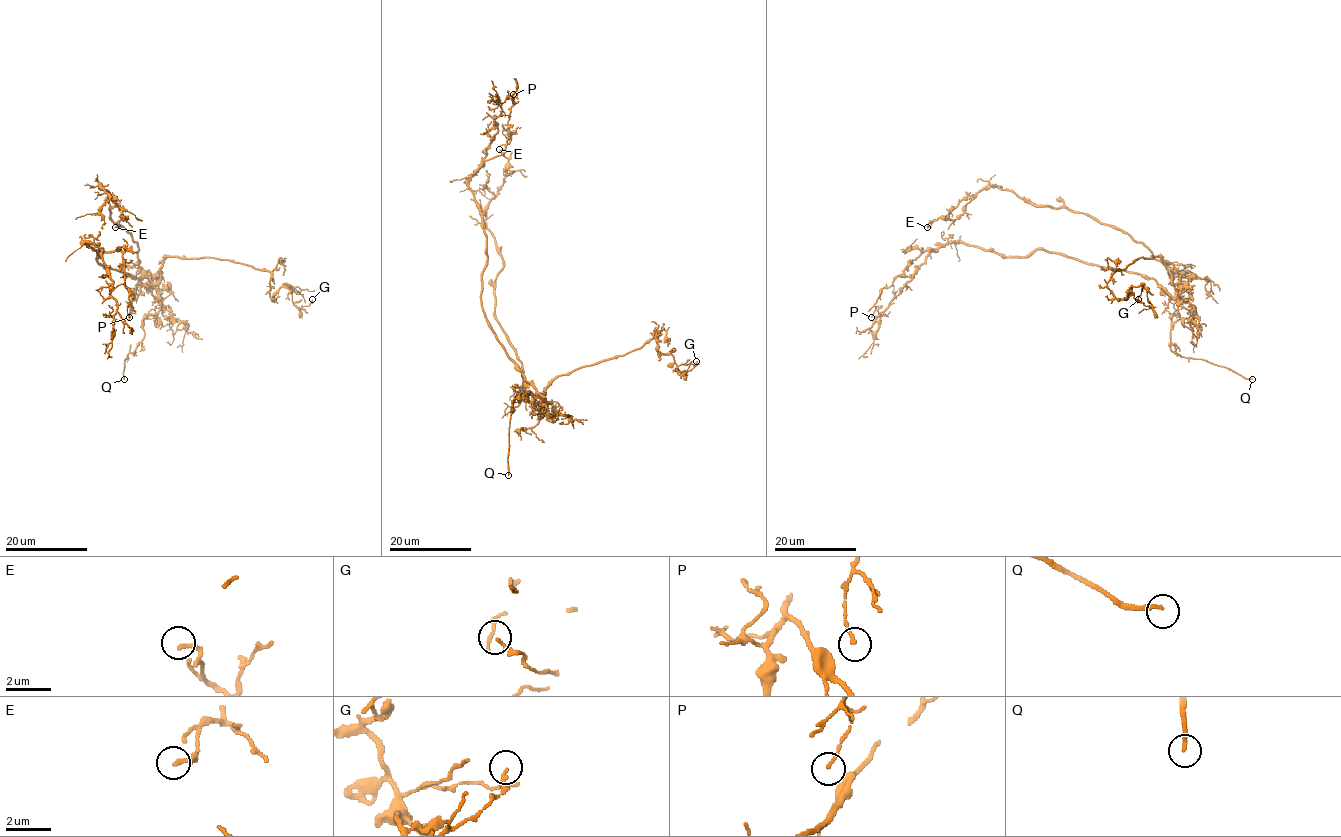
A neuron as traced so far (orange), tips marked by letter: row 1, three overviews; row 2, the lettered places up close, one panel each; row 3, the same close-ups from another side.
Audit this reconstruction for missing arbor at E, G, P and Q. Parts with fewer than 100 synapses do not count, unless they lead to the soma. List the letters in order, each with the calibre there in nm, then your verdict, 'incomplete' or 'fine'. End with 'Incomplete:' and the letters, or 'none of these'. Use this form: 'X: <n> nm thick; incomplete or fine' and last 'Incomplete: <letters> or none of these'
E: 160 nm thick; fine
G: 130 nm thick; fine
P: 90 nm thick; fine
Q: 170 nm thick; incomplete
Incomplete: Q

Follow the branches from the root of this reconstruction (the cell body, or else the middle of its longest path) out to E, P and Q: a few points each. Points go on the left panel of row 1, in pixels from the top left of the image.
E: (133, 276), (158, 294), (101, 187), (119, 201), (124, 219), (115, 227)
P: (133, 276), (100, 264), (96, 257), (102, 250), (100, 257), (84, 242), (105, 251), (122, 252), (129, 317)
Q: (133, 276), (160, 302), (160, 310), (142, 321), (144, 338), (125, 359), (124, 379)

